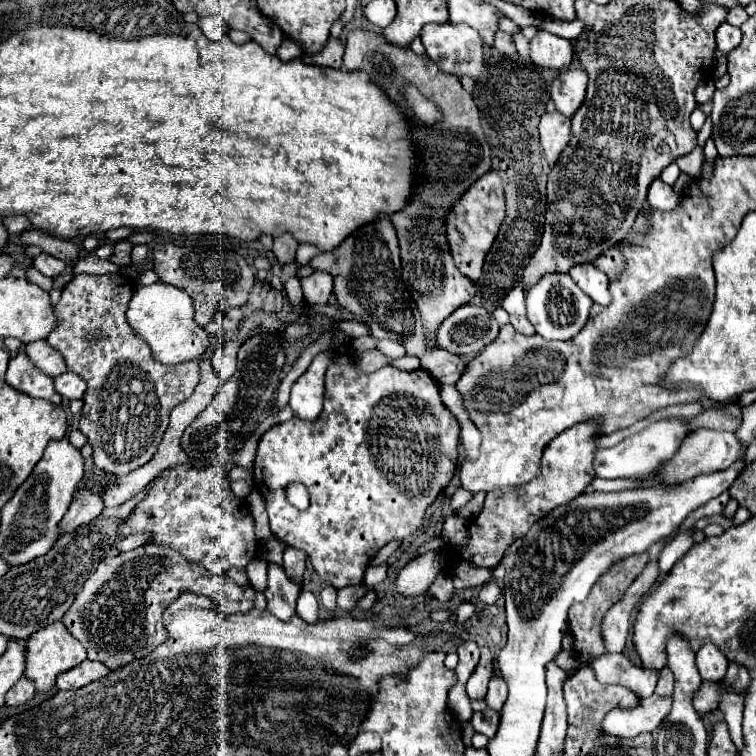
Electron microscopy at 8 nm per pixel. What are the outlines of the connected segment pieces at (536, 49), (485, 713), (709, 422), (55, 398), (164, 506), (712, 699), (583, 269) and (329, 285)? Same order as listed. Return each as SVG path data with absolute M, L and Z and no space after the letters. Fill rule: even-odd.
M539 31L531 41L531 61L549 69L565 69L573 59L573 43L549 31Z
M483 709L479 713L473 713L471 717L471 723L473 723L473 729L477 733L483 733L485 737L493 737L497 733L497 727L499 727L499 713L495 713L493 709Z
M729 405L723 409L705 409L699 417L689 419L691 429L715 429L715 431L731 431L735 433L741 425L741 407L739 405Z
M19 351L19 355L15 355L11 361L9 361L9 369L7 369L7 377L5 381L29 395L29 397L35 397L35 399L47 399L55 405L61 405L61 395L55 391L53 387L53 379L47 377L45 373L41 373L27 357L25 351Z
M177 465L165 469L149 487L147 497L135 507L129 521L121 527L123 537L139 531L151 531L151 543L169 545L215 575L225 575L231 567L243 569L255 559L259 549L253 517L245 501L231 493L227 475L221 467L193 469Z
M703 681L701 683L701 689L695 693L693 697L693 707L699 711L699 713L707 713L707 711L715 711L719 705L719 689L721 685L719 683L711 683L711 681Z
M583 263L583 265L575 265L571 271L569 271L571 279L575 281L575 285L587 293L595 303L599 305L609 305L611 303L611 295L607 291L607 285L609 285L609 279L603 271L595 269L593 263Z
M315 271L313 275L301 279L303 297L309 305L325 305L329 301L333 289L333 277L323 271Z

